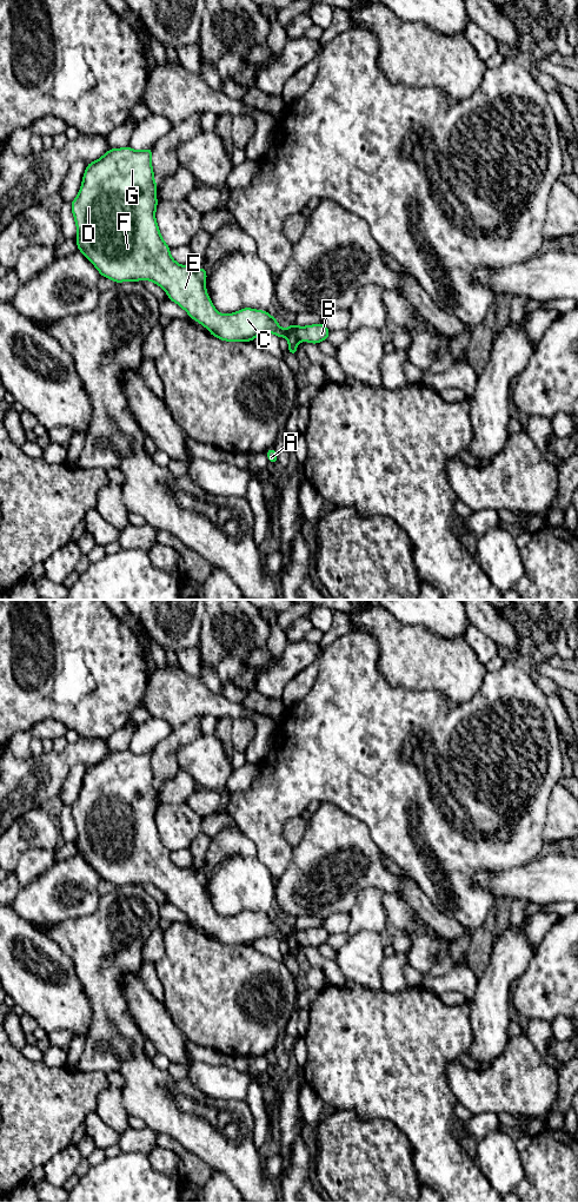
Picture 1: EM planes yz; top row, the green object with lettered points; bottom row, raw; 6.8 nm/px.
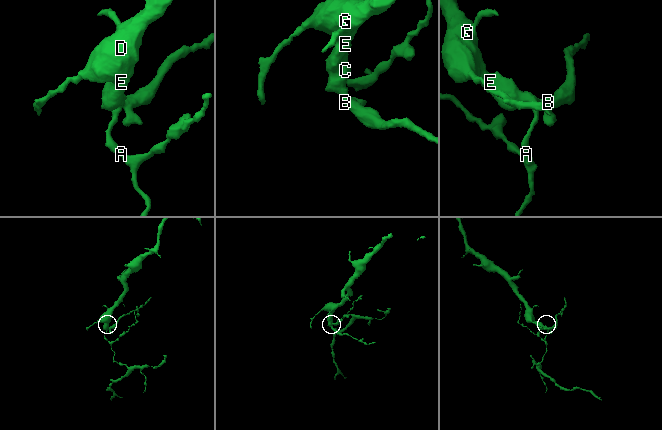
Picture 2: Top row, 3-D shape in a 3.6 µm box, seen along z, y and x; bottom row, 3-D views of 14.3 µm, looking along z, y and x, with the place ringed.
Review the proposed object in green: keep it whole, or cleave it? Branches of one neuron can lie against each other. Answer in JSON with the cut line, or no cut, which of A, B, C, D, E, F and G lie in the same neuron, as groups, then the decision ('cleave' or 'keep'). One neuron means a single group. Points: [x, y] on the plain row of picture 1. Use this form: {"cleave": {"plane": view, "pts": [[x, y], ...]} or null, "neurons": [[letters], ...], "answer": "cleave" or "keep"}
{"cleave": {"plane": "yz", "pts": [[292, 929], [298, 944]]}, "neurons": [["A"], ["B", "C", "D", "E", "F", "G"]], "answer": "cleave"}

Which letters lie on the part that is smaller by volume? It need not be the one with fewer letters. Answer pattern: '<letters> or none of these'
A

